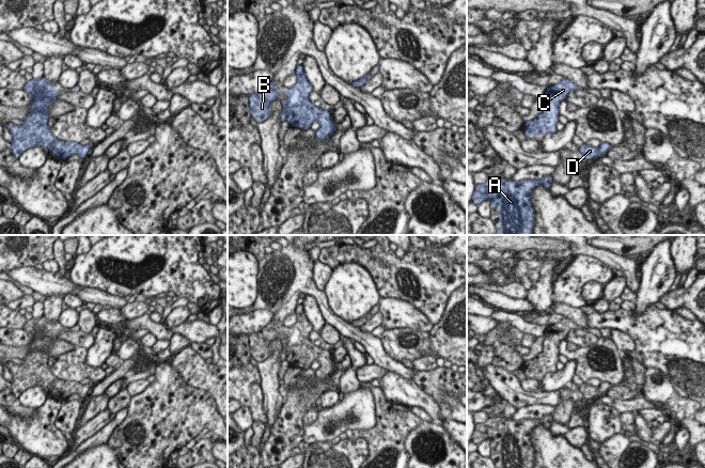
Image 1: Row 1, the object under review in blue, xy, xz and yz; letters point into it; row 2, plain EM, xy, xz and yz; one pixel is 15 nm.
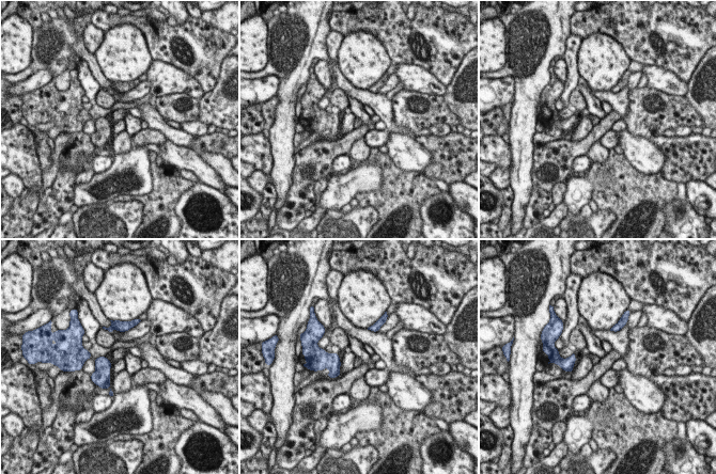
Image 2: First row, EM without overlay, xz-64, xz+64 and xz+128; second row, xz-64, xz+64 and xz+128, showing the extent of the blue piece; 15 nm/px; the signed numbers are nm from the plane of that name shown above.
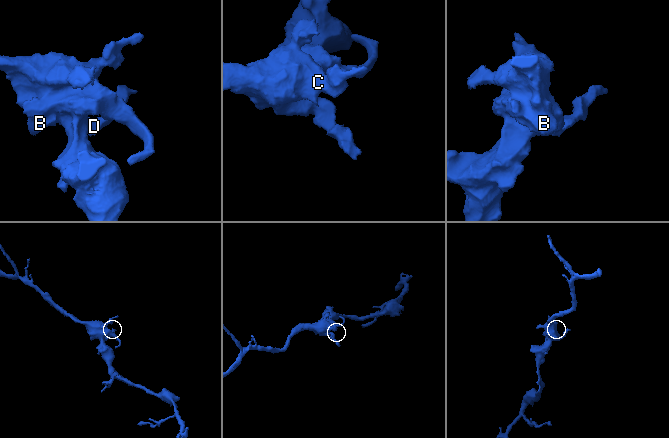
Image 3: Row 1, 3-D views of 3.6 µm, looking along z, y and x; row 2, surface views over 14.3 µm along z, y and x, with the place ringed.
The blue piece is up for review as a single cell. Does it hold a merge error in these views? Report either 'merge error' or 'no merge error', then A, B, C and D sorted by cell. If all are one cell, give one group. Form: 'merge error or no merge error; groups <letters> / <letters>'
no merge error; groups A B C D

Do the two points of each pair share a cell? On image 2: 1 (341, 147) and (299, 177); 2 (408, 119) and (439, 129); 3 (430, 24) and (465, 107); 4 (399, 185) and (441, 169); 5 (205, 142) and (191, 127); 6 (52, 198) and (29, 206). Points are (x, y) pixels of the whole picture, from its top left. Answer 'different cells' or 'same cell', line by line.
1: same cell
2: different cells
3: different cells
4: different cells
5: different cells
6: different cells

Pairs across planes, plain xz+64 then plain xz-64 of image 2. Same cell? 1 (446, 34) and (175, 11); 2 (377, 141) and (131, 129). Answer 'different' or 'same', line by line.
1: different
2: different

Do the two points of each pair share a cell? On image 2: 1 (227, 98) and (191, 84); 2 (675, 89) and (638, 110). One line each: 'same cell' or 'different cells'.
1: different cells
2: different cells

